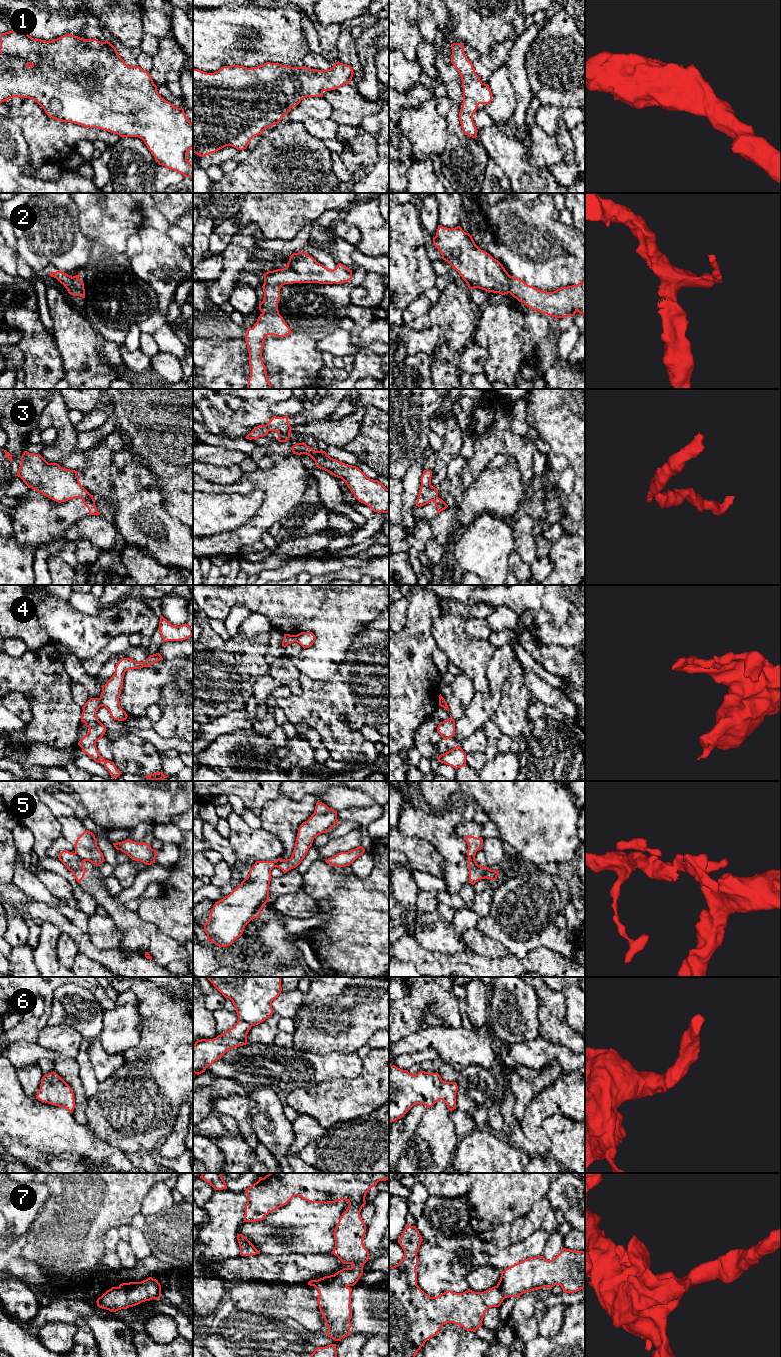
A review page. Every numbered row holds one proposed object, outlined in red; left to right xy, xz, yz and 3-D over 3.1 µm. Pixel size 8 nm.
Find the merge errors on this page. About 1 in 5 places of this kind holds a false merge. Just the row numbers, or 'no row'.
3, 4, 5

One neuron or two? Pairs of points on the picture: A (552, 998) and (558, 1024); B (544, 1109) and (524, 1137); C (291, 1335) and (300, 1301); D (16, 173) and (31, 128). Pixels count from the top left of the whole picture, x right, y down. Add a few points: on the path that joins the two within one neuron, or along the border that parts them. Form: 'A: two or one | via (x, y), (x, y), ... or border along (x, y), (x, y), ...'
A: one | via (552, 1004), (552, 1018)
B: one | via (537, 1116), (531, 1122), (529, 1130)
C: two | border along (272, 1318), (293, 1318), (308, 1330), (316, 1331)
D: two | border along (13, 122), (22, 132), (32, 165)

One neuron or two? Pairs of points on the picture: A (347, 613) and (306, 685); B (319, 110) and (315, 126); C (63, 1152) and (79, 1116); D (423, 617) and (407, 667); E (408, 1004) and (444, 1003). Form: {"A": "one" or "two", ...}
{"A": "two", "B": "two", "C": "two", "D": "one", "E": "one"}

